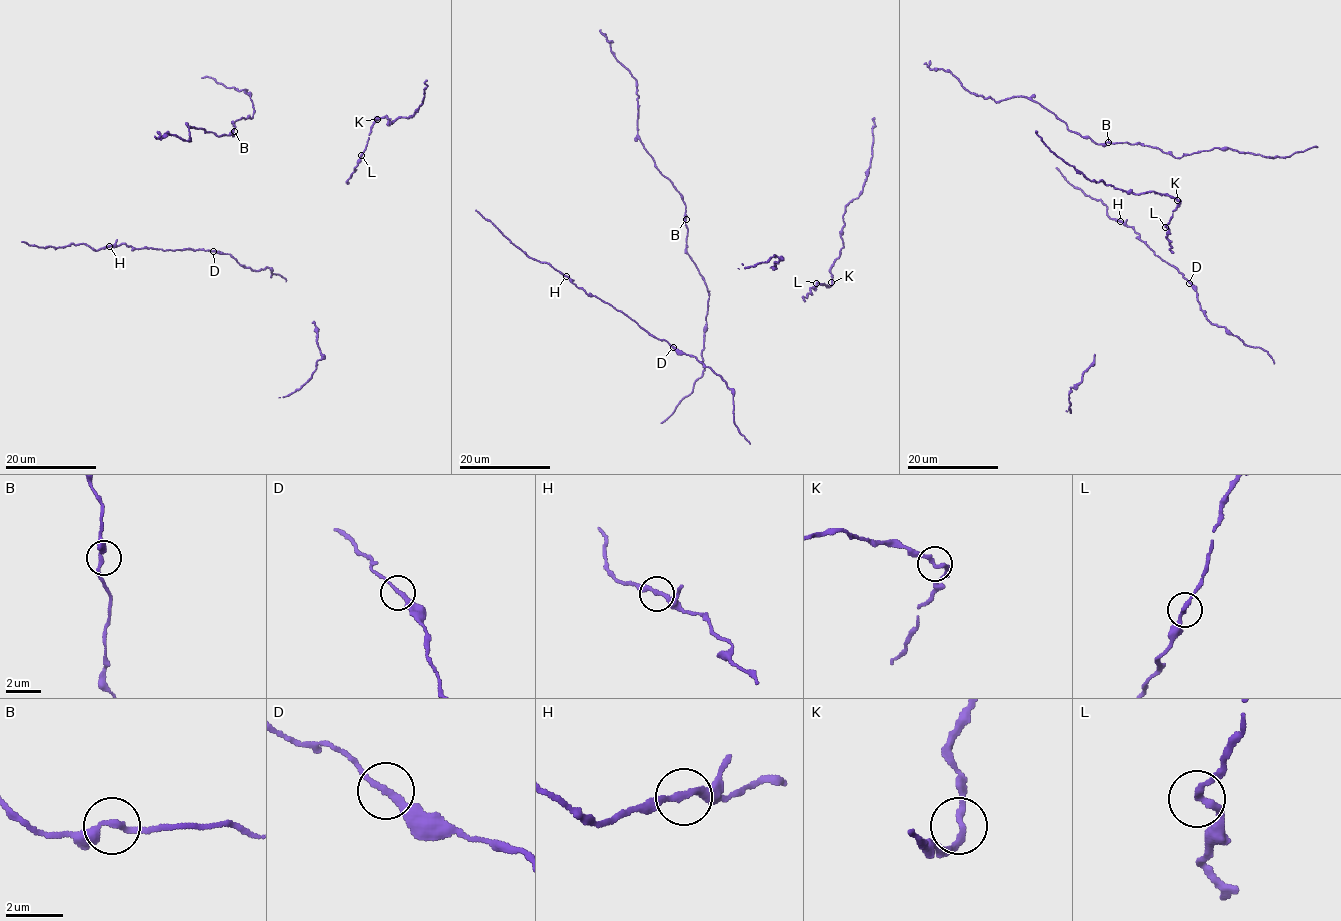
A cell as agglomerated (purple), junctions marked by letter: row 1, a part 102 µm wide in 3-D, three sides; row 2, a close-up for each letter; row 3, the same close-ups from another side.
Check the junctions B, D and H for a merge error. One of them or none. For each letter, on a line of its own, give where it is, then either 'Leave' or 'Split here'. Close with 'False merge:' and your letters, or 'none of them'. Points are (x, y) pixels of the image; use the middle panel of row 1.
B: Place: (686, 219). Leave
D: Place: (673, 347). Leave
H: Place: (566, 276). Leave
False merge: none of them

